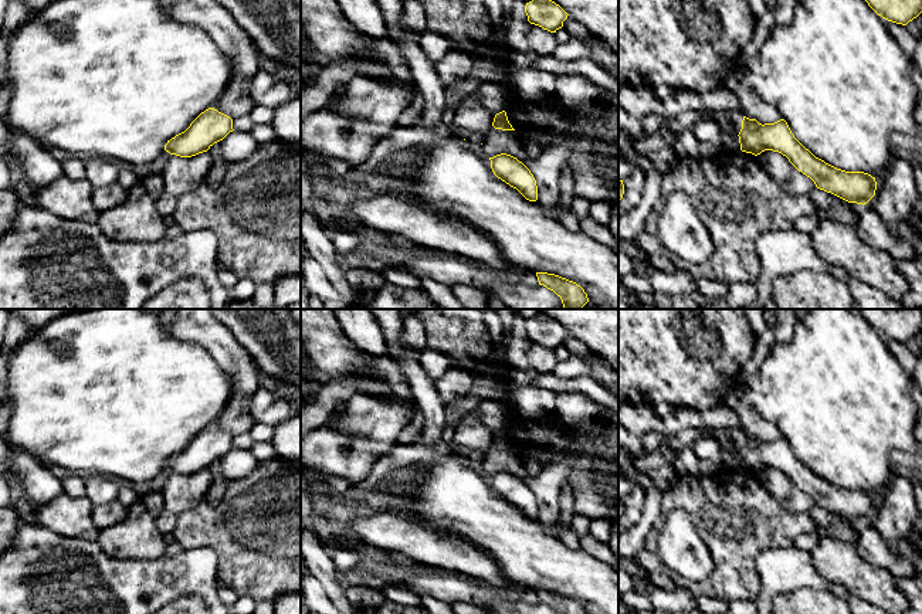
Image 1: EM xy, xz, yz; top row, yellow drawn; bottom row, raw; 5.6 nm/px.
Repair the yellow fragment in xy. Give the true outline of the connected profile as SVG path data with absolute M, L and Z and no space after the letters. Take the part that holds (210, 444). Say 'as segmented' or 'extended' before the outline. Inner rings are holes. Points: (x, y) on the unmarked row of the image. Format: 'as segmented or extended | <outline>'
as segmented | M209 425L184 450L167 458L165 468L180 475L191 475L207 469L233 448L233 437L230 434Z

